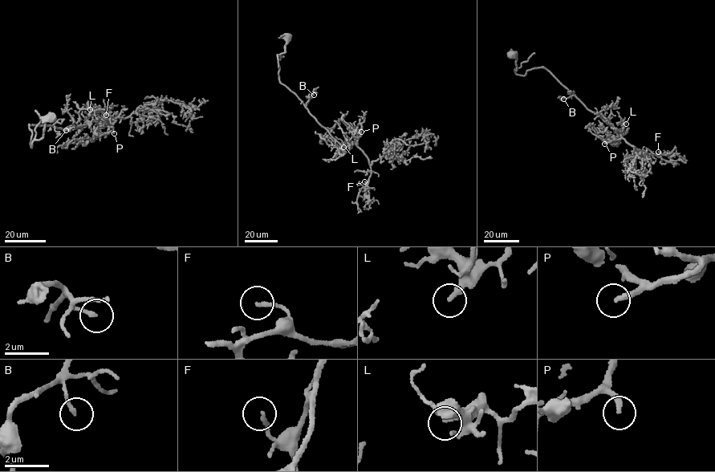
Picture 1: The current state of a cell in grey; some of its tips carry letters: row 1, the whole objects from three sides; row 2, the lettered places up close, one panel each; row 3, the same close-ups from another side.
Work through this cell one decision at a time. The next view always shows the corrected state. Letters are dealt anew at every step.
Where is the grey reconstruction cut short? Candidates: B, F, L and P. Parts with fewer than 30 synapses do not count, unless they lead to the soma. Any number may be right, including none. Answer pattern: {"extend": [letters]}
{"extend": ["P"]}

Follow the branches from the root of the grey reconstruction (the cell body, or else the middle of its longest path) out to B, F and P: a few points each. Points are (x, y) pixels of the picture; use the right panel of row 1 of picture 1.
B: (513, 55), (517, 75), (546, 69), (574, 94), (560, 98), (563, 99)
F: (513, 55), (517, 75), (544, 67), (629, 144), (652, 154), (658, 152)
P: (513, 55), (515, 73), (546, 67), (622, 133), (604, 144)

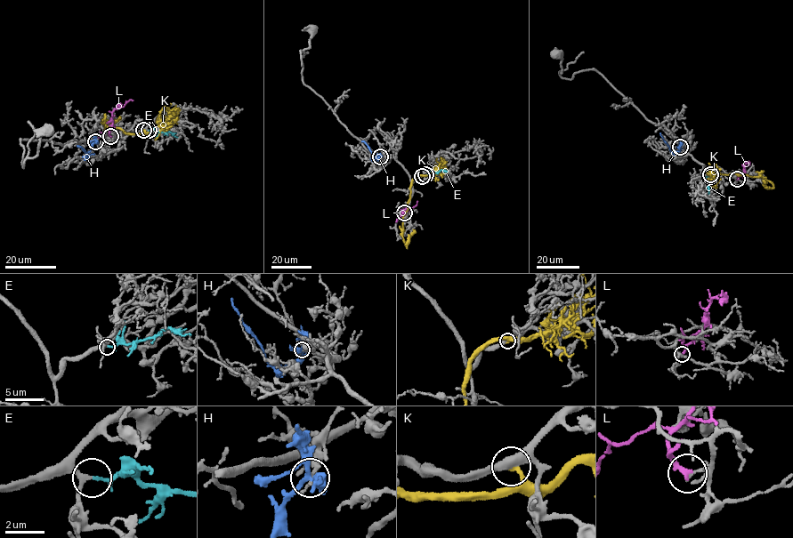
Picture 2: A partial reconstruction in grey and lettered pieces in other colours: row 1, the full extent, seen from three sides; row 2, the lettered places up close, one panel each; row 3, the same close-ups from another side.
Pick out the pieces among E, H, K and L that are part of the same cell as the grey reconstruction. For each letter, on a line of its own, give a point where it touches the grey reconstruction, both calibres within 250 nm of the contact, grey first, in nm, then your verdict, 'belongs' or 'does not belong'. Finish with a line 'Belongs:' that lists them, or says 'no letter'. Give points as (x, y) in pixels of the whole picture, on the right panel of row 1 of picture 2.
E: (710, 176) | 200/110 nm | belongs
H: (680, 147) | 240/320 nm | does not belong
K: (710, 174) | 440/280 nm | does not belong
L: (737, 179) | 140/240 nm | does not belong
Belongs: E

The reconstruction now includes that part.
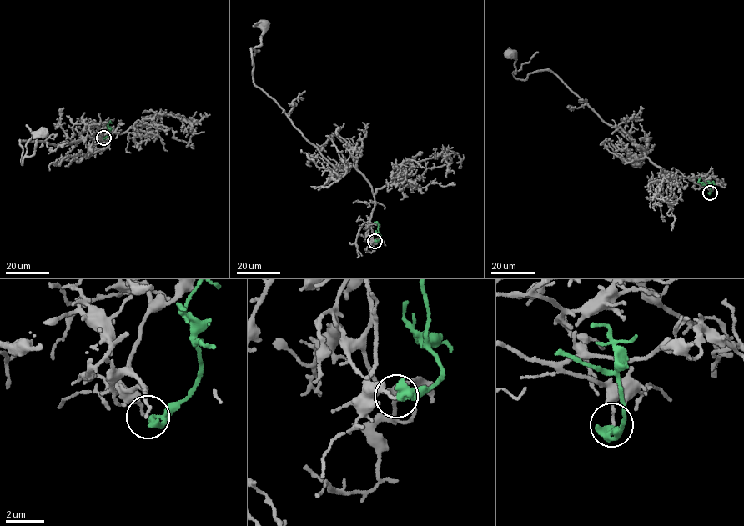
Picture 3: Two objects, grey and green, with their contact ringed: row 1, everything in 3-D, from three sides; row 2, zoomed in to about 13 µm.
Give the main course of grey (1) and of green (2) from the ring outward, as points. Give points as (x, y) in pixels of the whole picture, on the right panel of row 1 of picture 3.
1: (709, 192), (653, 164), (554, 73), (515, 77), (516, 57), (510, 55)
2: (709, 192), (711, 188), (700, 182), (700, 177)

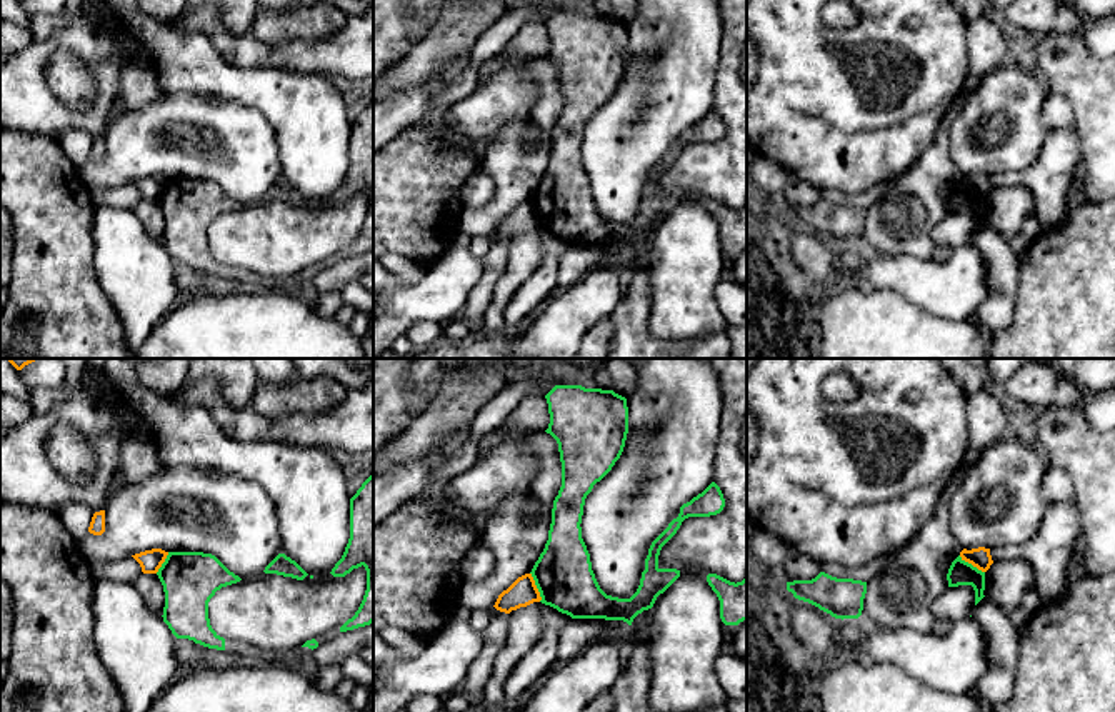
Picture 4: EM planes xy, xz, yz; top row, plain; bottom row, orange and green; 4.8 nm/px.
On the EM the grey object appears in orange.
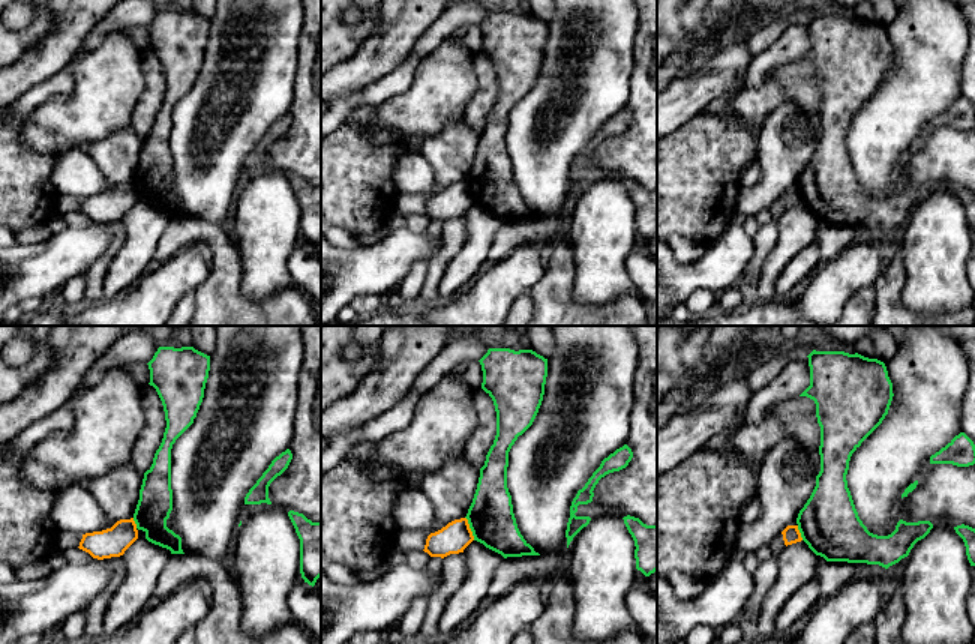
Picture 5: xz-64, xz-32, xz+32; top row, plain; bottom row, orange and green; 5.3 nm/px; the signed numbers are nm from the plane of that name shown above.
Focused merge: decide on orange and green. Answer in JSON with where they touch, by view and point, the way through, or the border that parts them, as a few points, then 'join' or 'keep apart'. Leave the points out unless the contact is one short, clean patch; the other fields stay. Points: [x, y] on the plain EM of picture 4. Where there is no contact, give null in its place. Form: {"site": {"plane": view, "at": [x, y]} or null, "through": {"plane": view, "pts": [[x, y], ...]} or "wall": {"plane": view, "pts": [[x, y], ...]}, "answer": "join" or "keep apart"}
{"site": {"plane": "xz", "at": [535, 214]}, "wall": {"plane": "xz", "pts": [[530, 199], [540, 227]]}, "answer": "keep apart"}

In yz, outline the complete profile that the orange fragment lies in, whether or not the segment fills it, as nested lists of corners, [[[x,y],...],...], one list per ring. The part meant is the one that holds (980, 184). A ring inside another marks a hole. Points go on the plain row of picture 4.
[[[978,173],[972,177],[963,175],[960,178],[960,183],[962,187],[972,190],[973,193],[977,193],[982,198],[987,198],[990,192],[993,190],[990,175],[985,175],[985,173]]]

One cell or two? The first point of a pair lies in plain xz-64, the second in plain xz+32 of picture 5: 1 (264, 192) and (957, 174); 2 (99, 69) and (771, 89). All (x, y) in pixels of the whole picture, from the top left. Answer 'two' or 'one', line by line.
1: two
2: one

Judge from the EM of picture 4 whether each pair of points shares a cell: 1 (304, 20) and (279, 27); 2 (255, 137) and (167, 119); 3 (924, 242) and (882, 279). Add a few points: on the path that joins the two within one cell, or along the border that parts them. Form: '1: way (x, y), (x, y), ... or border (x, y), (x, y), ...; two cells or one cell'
1: way (297, 24), (285, 25); one cell
2: way (234, 137), (210, 137), (200, 127), (189, 127); one cell
3: border (870, 254), (910, 254), (929, 259); two cells

